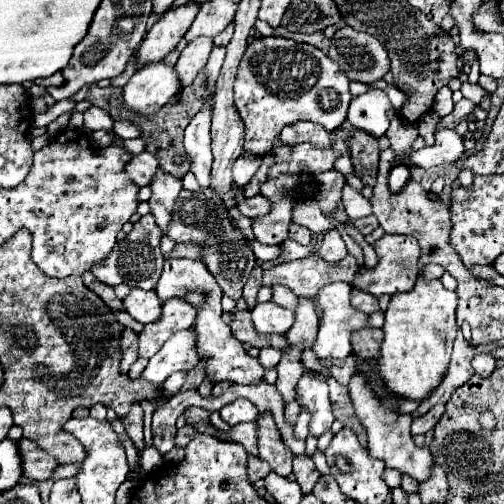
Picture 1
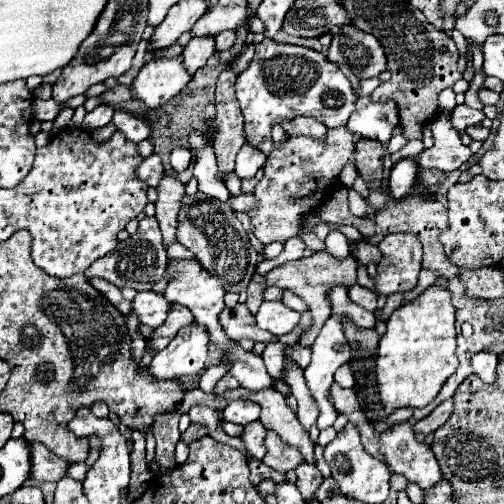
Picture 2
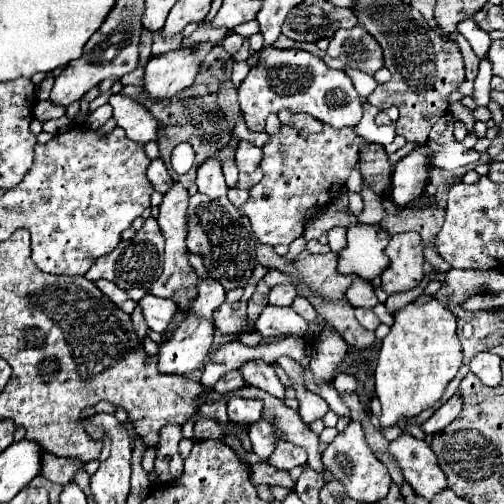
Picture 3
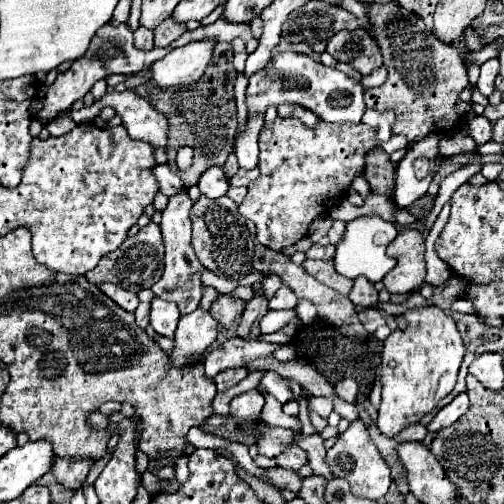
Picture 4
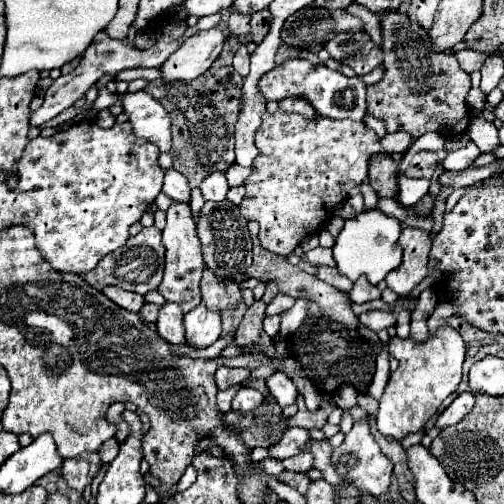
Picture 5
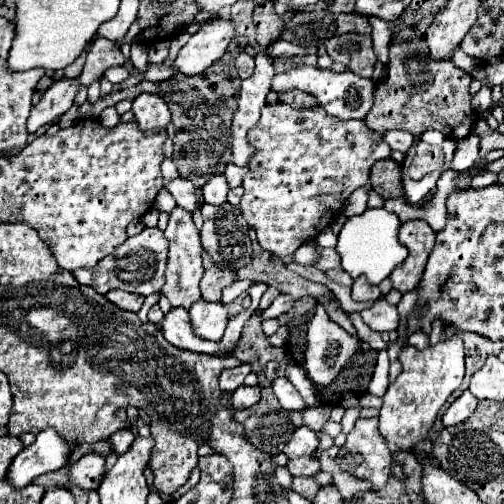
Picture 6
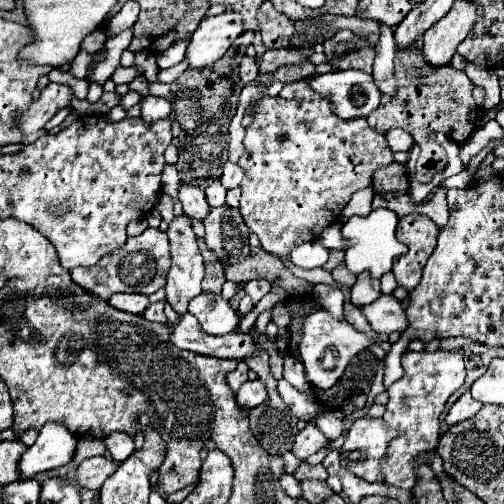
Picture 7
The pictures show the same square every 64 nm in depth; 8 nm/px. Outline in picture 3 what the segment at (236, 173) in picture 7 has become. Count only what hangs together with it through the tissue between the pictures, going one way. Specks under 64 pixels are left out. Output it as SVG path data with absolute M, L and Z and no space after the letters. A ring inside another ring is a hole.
M258 168L256 172L252 172L252 174L240 174L240 176L238 176L238 188L250 188L250 186L254 186L260 178L262 178L260 168Z

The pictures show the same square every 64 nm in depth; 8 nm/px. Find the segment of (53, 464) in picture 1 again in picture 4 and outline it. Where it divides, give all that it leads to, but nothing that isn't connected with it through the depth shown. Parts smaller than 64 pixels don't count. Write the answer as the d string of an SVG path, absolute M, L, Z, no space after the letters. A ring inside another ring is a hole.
M56 458L52 472L56 480L68 490L80 490L94 462L96 460L92 458Z

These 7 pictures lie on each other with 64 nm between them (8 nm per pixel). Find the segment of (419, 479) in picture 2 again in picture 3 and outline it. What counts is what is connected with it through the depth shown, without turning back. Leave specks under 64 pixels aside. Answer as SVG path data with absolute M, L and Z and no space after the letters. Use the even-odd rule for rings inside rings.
M402 434L390 444L390 454L396 458L406 482L418 496L424 496L432 502L438 492L448 488L446 476L436 462L436 454L424 440Z

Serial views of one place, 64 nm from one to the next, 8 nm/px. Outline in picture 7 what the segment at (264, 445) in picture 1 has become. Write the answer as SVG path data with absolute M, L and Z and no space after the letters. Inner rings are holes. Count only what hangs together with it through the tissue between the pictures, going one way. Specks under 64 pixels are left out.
M302 462L302 466L298 468L298 472L294 476L296 476L296 480L326 480L328 478L328 472L324 470L322 464L310 466L310 464Z

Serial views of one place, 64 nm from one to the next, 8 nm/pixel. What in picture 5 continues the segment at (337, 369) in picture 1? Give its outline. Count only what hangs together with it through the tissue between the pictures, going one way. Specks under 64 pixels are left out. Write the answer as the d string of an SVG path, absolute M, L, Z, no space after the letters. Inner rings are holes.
M343 385L339 388L336 394L339 398L339 400L336 401L339 408L347 410L357 405L357 397L359 392L352 385Z

